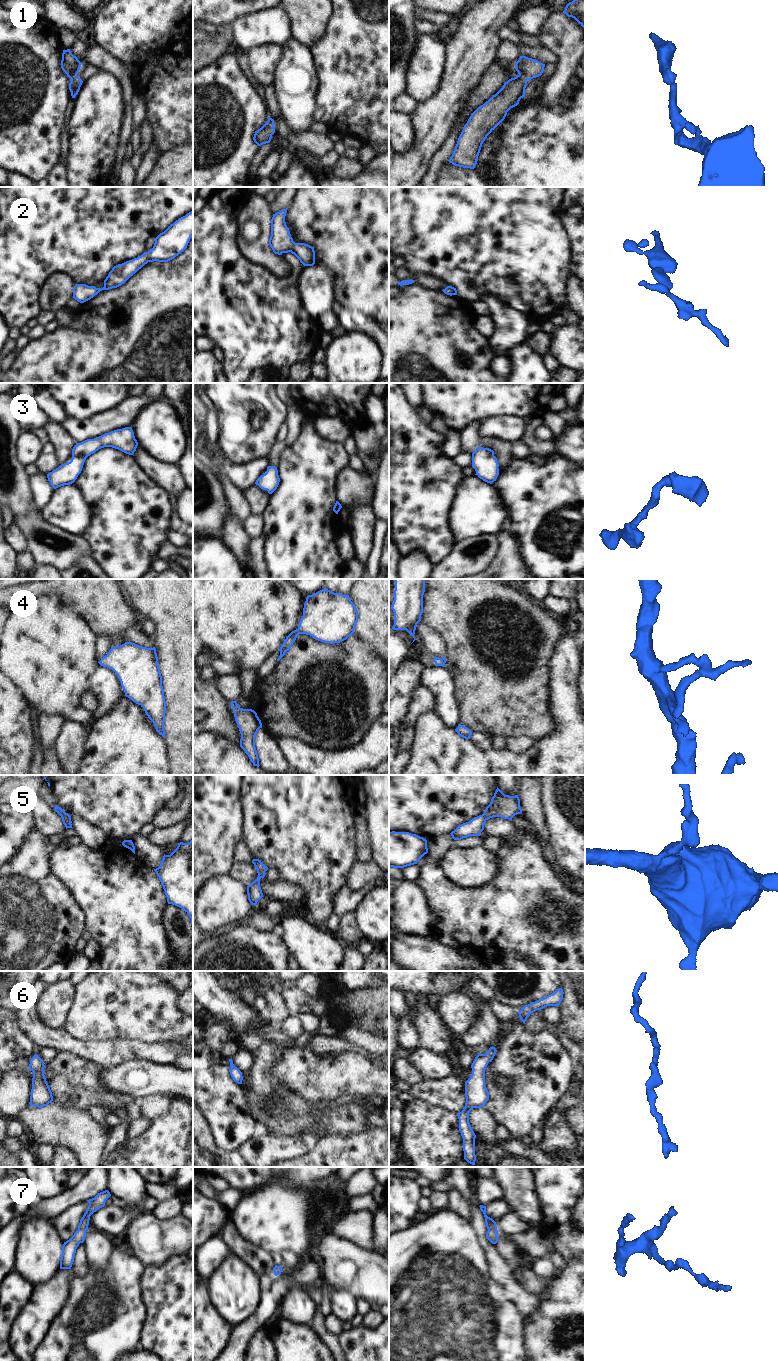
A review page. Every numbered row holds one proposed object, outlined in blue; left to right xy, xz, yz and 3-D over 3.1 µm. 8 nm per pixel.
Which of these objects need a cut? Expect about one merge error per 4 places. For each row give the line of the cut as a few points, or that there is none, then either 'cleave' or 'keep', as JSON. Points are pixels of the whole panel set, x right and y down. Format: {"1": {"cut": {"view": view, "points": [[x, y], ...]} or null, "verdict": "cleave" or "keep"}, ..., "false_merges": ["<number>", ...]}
{"1": {"cut": null, "verdict": "keep"}, "2": {"cut": null, "verdict": "keep"}, "3": {"cut": null, "verdict": "keep"}, "4": {"cut": null, "verdict": "keep"}, "5": {"cut": null, "verdict": "keep"}, "6": {"cut": null, "verdict": "keep"}, "7": {"cut": null, "verdict": "keep"}, "false_merges": []}

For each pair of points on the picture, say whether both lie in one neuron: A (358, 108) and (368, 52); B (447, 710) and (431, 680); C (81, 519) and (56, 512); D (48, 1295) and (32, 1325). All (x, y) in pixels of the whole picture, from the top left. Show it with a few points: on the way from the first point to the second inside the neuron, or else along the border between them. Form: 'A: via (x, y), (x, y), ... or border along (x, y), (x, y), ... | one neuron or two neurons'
A: via (363, 94), (368, 89), (368, 66) | one neuron
B: via (446, 703), (445, 696), (436, 687) | one neuron
C: via (75, 516), (62, 512) | one neuron
D: via (46, 1302), (34, 1318) | one neuron

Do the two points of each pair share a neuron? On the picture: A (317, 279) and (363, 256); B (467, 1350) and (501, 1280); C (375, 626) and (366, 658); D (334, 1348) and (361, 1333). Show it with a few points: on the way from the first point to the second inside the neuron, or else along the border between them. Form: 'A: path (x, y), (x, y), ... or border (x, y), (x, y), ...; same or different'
A: border (314, 264), (323, 266), (334, 274), (335, 295); different
B: border (488, 1264), (489, 1275), (513, 1304); different
C: border (354, 632), (365, 640), (378, 654); different
D: border (337, 1336), (339, 1347), (342, 1350); different

